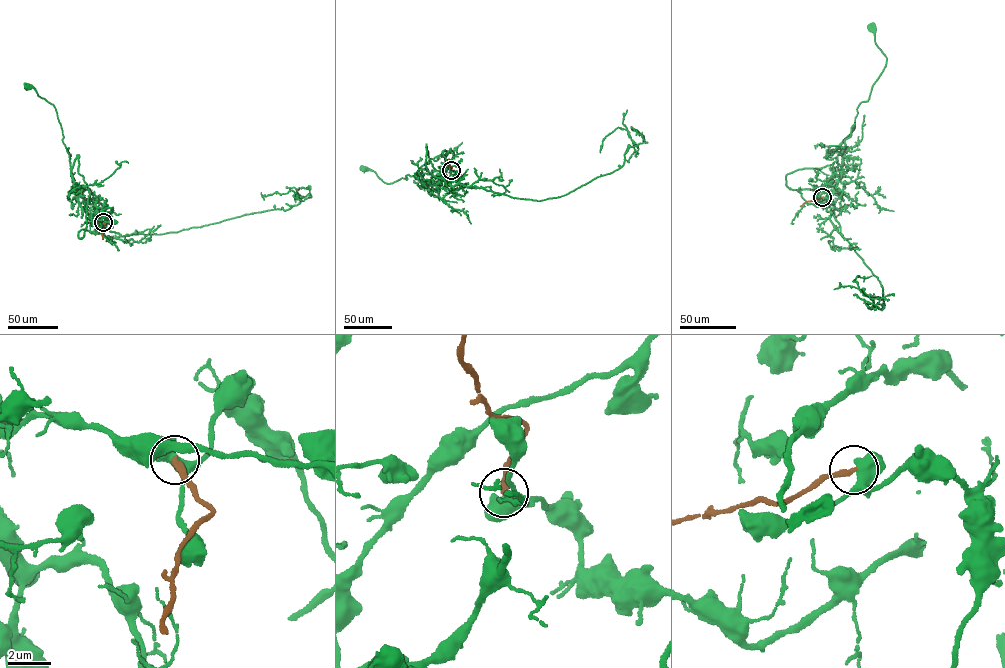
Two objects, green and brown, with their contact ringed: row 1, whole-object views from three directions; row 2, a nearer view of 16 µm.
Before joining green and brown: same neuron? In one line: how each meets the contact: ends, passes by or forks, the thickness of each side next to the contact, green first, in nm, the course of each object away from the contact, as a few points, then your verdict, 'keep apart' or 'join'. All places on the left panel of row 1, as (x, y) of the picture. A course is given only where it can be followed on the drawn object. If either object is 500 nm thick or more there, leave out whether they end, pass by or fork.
green forks | brown ends | 420/240 nm | green via (103, 222), (105, 219), (108, 222), (108, 229), (96, 227), (78, 200), (55, 108), (32, 86), (27, 86) | brown via (103, 222), (102, 239) | keep apart

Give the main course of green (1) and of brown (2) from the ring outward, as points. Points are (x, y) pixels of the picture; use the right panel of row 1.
1: (822, 197), (830, 212), (826, 199), (840, 176), (841, 145), (885, 65), (872, 28)
2: (822, 197), (800, 206)

